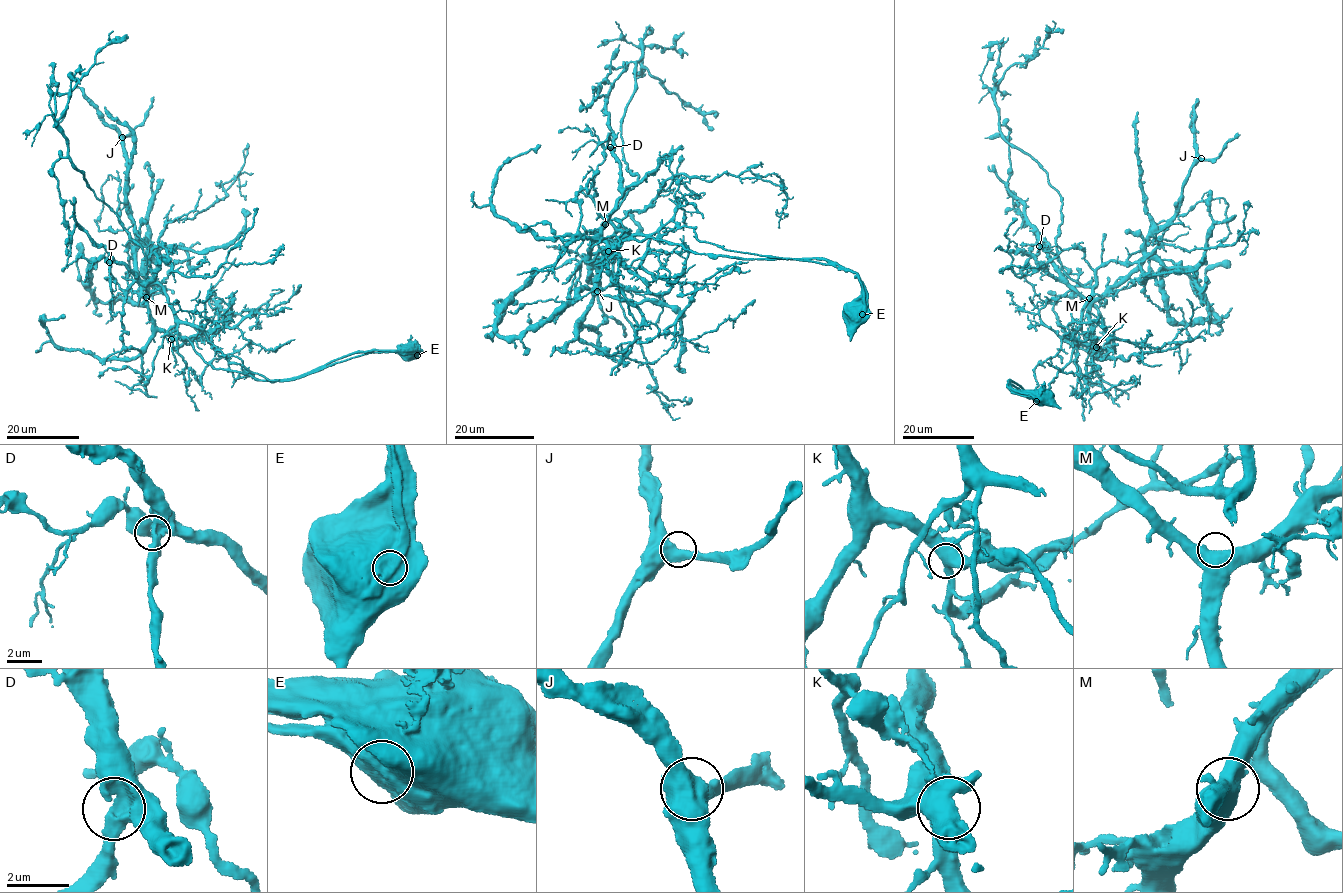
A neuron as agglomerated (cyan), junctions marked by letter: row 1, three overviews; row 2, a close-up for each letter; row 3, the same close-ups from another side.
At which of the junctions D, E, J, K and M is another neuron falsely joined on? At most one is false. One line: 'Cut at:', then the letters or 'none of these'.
Cut at: E

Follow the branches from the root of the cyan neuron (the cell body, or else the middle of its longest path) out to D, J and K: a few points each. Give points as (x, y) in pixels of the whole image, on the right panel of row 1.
D: (1039, 398), (1008, 389), (1009, 381), (1042, 397), (1074, 348), (1093, 341), (1087, 302), (1039, 246)
J: (1039, 398), (1009, 381), (1042, 397), (1074, 348), (1093, 343), (1092, 304), (1136, 266), (1201, 158)
K: (1039, 398), (1008, 389), (1009, 381), (1034, 397), (1042, 397), (1069, 363), (1074, 348), (1083, 344), (1096, 347)

